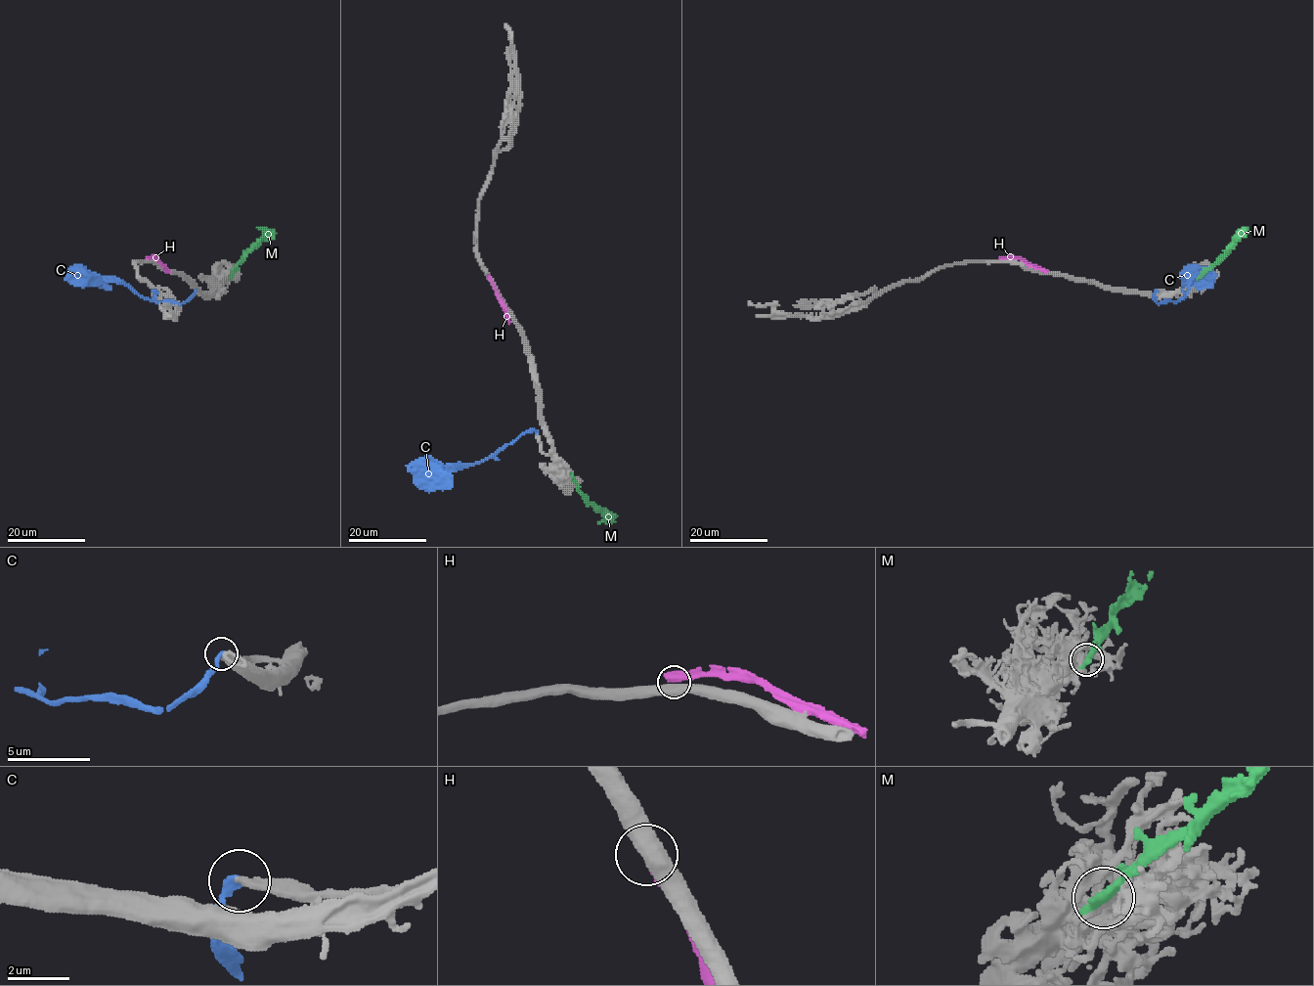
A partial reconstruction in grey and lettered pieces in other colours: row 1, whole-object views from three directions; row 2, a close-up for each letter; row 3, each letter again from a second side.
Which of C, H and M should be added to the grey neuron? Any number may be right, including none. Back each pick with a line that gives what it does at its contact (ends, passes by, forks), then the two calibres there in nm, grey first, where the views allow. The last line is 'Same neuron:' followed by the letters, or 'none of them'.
C: it ends there; 420 nm thick on the grey side, 320 nm on the other
Same neuron: C

